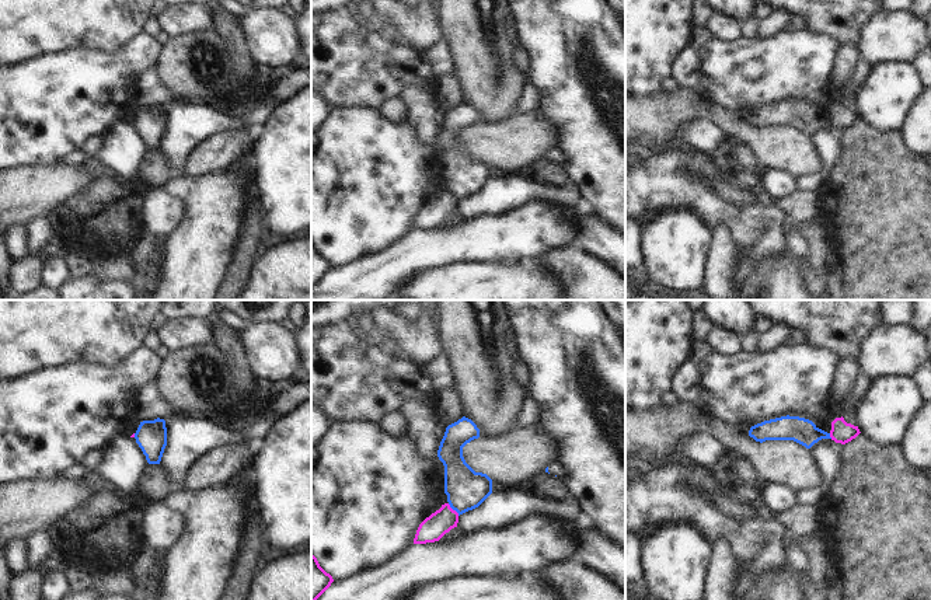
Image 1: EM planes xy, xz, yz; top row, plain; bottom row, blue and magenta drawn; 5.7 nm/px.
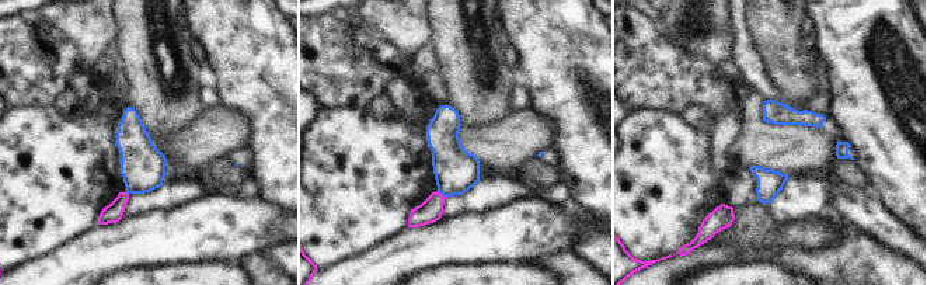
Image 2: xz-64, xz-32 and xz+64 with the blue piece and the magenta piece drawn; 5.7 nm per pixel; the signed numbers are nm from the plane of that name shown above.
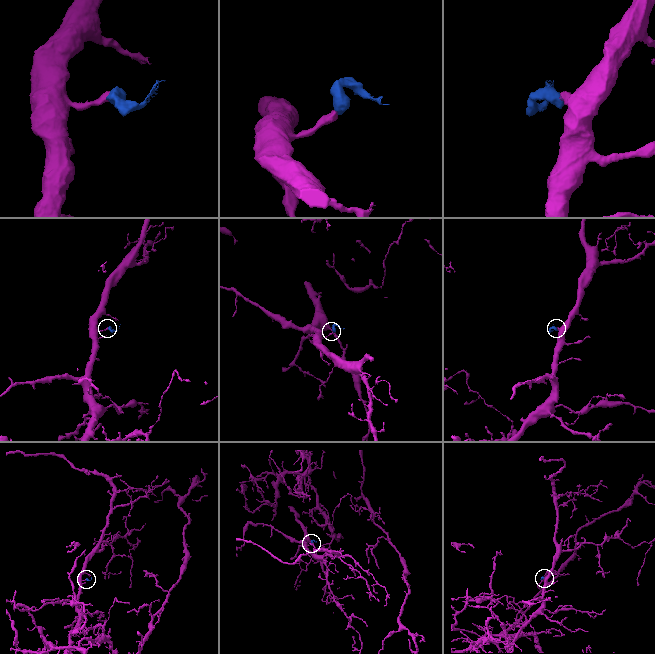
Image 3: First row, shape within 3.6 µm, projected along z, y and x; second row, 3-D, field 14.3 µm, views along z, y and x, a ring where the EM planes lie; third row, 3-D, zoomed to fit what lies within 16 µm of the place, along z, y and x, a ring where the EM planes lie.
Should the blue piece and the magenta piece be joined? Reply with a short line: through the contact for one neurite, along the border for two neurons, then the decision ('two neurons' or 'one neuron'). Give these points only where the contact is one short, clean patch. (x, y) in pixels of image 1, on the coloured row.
line xz (447, 503), (459, 515); two neurons

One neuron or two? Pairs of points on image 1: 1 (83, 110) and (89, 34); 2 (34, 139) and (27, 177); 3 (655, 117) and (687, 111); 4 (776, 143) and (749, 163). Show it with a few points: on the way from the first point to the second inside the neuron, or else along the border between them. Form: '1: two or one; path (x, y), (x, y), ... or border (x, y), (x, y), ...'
1: two; border (121, 46), (112, 52), (70, 48), (55, 53)
2: two; border (59, 161), (14, 168)
3: one; path (663, 114), (679, 111)
4: two; border (731, 138), (745, 140), (763, 167)

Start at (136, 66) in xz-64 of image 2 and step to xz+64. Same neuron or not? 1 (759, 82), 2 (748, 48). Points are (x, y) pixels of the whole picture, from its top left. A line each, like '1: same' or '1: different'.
1: different
2: different

